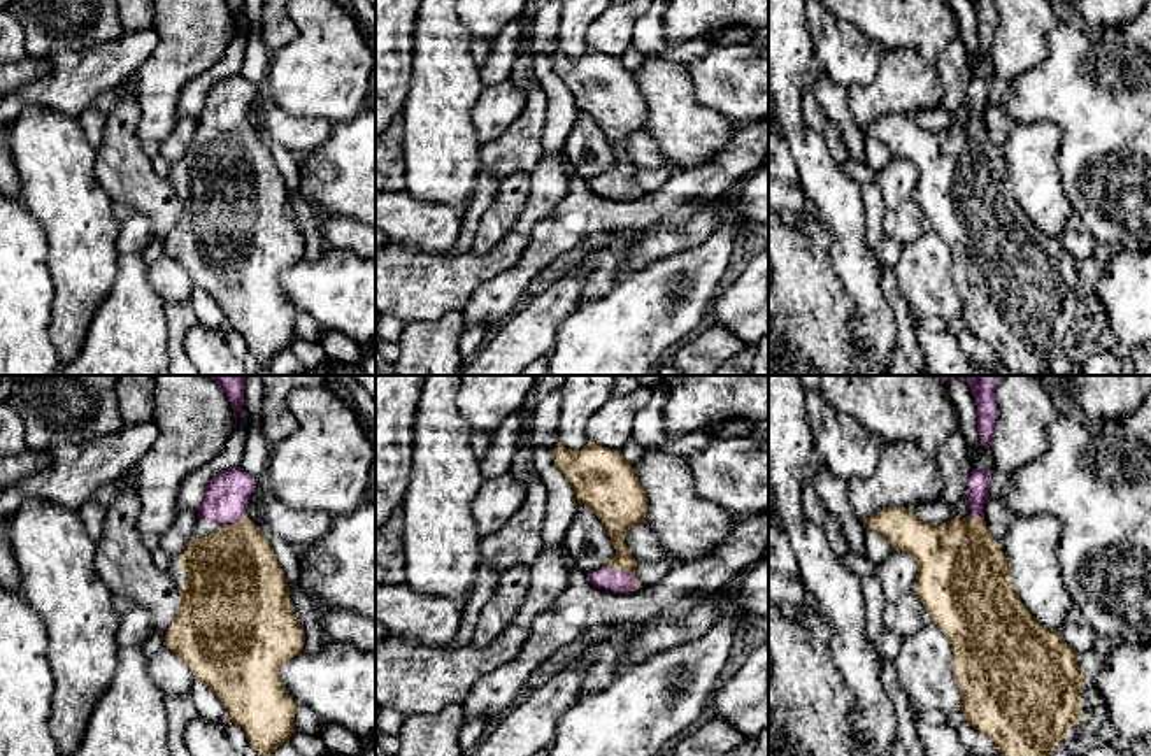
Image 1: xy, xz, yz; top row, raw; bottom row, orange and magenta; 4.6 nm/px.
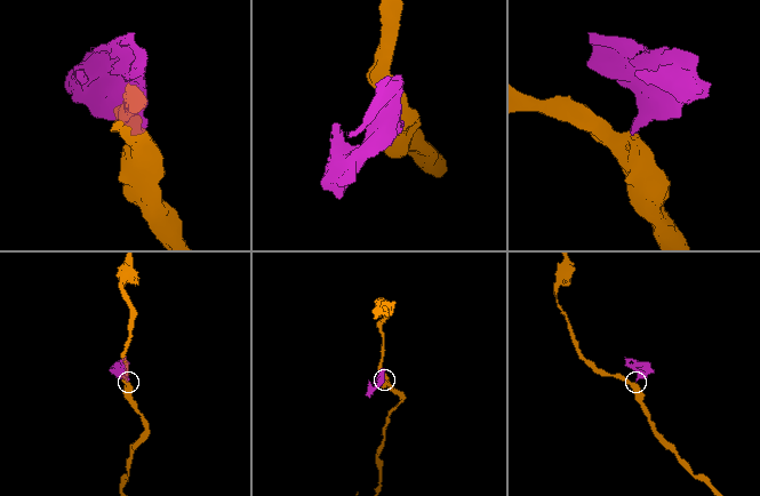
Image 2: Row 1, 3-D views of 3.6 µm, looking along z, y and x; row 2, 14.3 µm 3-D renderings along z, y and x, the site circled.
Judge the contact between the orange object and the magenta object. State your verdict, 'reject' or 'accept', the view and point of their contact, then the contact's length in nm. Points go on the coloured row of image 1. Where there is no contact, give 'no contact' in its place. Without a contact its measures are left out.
accept; contact xy (237, 520); length 70 nm

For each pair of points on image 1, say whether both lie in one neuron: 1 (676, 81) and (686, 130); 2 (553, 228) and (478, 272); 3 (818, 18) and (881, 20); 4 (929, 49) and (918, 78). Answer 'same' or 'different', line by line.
1: same
2: different
3: different
4: different

